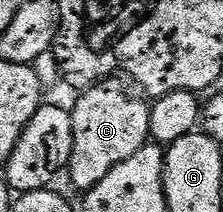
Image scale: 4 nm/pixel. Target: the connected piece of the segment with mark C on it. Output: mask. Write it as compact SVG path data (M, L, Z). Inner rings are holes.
M109 78L87 89L76 108L71 109L74 146L66 176L72 179L74 187L81 190L98 186L98 182L102 182L102 178L106 178L106 174L118 166L118 162L126 162L126 158L138 154L138 150L149 143L149 101L139 95L131 96L118 81L119 79Z

